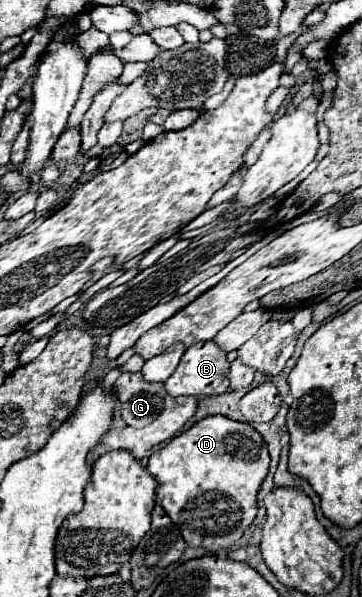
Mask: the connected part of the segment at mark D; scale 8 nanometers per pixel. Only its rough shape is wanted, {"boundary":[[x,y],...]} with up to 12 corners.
{"boundary":[[207,416],[149,456],[185,542],[215,552],[257,516],[269,470],[247,422]]}

